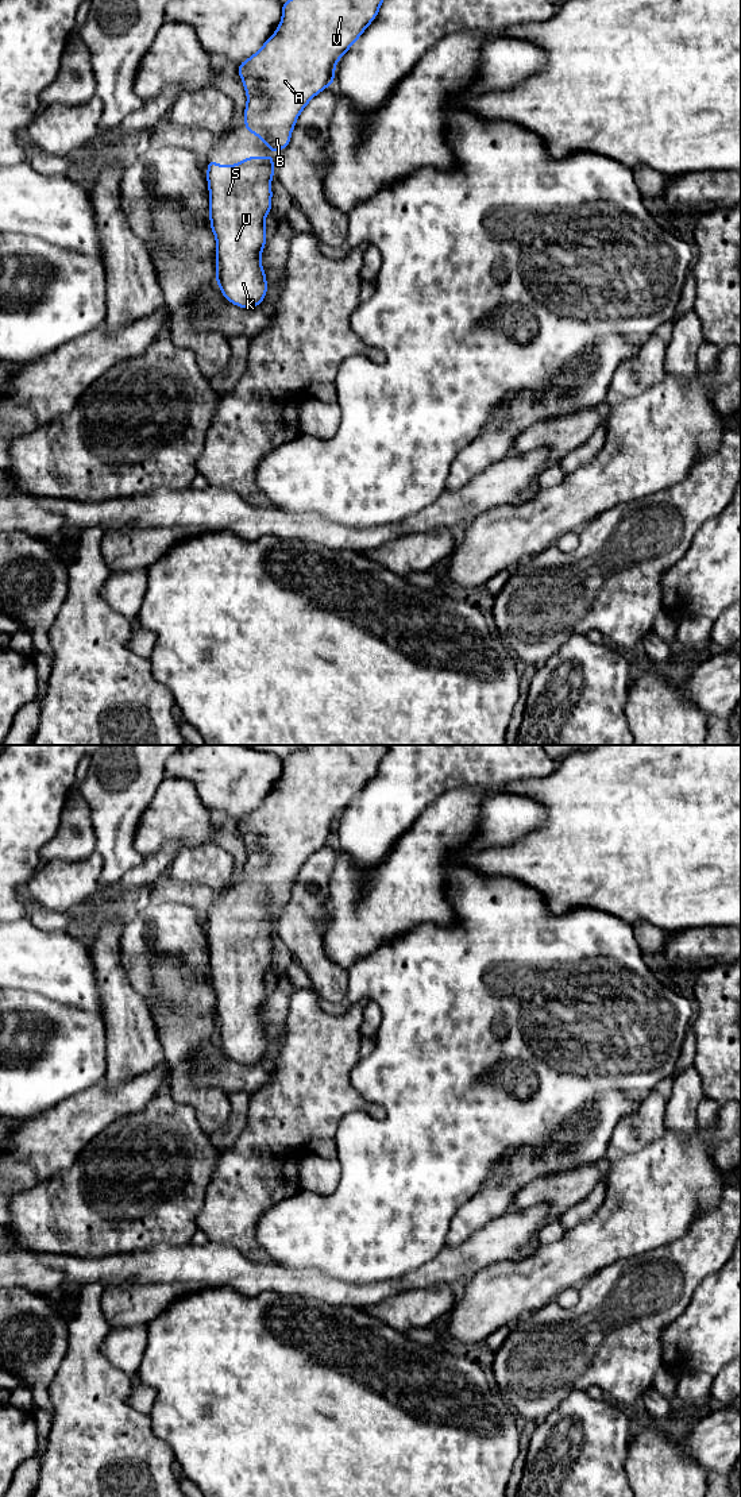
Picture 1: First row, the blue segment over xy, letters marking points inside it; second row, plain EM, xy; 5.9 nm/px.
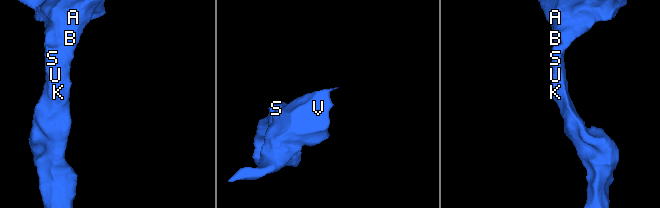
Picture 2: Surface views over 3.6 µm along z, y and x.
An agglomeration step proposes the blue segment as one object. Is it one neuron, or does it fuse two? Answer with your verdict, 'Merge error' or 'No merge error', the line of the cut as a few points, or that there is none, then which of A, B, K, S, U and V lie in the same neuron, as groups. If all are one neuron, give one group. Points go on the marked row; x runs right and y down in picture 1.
No merge error. No split. Groups: A B K S U V

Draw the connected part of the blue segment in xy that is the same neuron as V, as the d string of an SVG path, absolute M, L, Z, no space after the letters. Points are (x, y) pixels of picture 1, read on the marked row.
M287 0L282 3L282 19L275 32L252 57L238 65L238 73L247 93L244 128L260 138L274 153L286 148L298 115L316 94L335 82L337 61L377 18L382 3L383 0Z

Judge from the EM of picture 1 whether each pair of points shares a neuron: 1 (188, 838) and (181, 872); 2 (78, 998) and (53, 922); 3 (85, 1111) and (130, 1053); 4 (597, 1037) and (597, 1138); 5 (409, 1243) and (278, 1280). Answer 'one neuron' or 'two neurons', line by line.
1: two neurons
2: two neurons
3: two neurons
4: two neurons
5: two neurons

